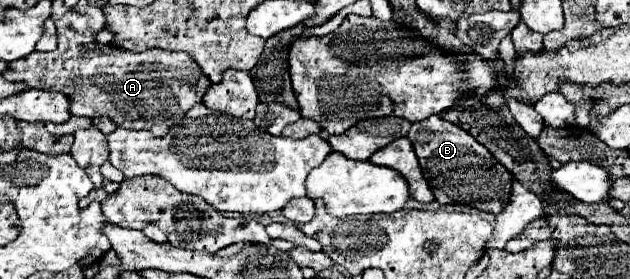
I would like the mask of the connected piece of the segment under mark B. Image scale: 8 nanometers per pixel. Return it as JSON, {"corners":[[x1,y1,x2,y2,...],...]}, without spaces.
{"corners":[[430,116,426,120,414,122,408,138,416,150,424,178,440,204,468,204,494,216,506,208,512,196,512,172,506,170,504,164,500,164,488,152,488,148,476,142,460,126,450,124,440,116]]}

